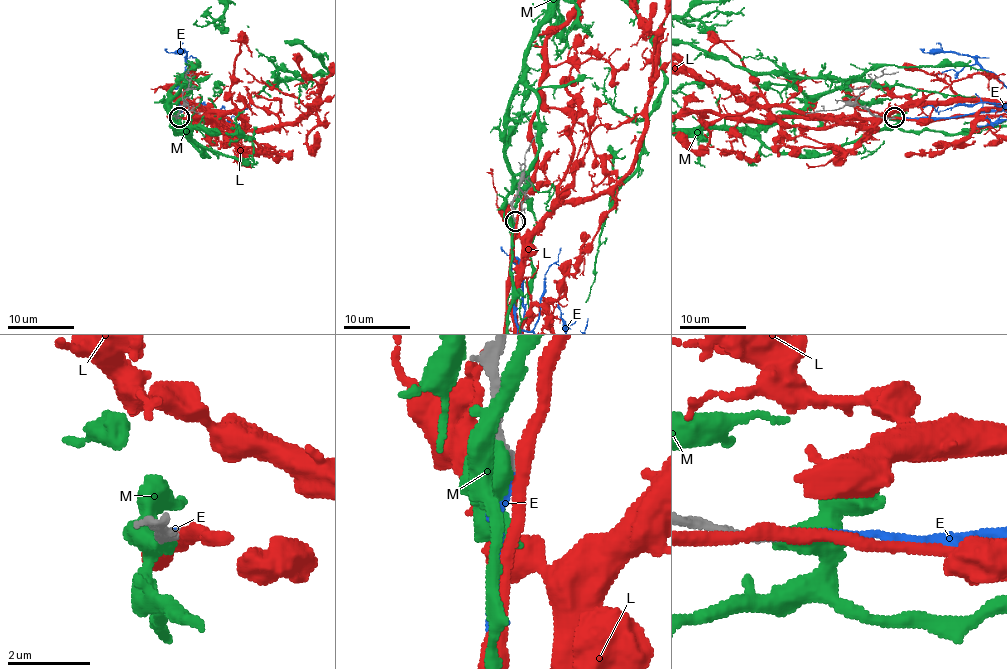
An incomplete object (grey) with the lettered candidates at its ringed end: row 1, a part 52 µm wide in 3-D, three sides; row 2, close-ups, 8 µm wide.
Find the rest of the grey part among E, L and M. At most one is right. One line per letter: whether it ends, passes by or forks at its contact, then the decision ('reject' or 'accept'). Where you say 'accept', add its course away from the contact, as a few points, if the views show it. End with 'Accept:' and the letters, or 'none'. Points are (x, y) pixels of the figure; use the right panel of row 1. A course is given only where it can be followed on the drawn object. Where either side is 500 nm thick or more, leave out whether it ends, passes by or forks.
E: it ends there; accept
L: it passes by; reject
M: reject
Accept: E

